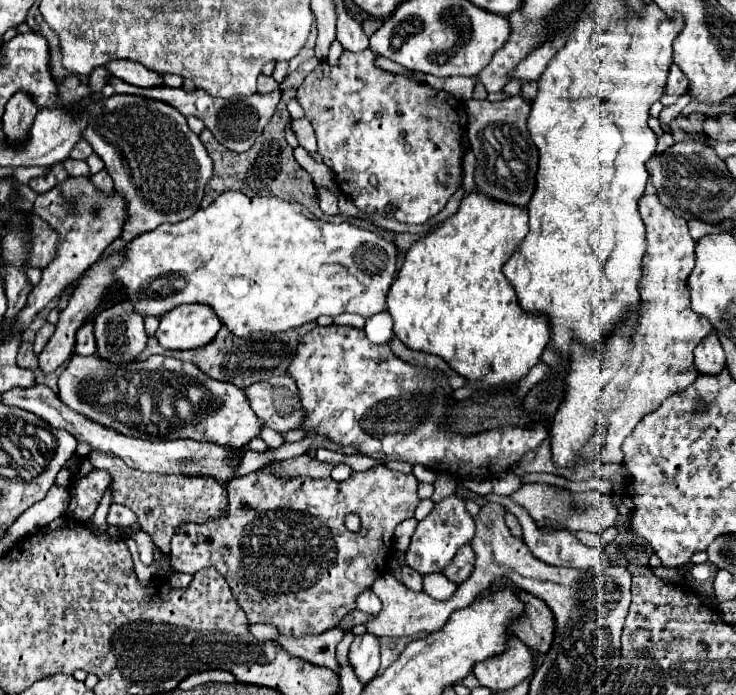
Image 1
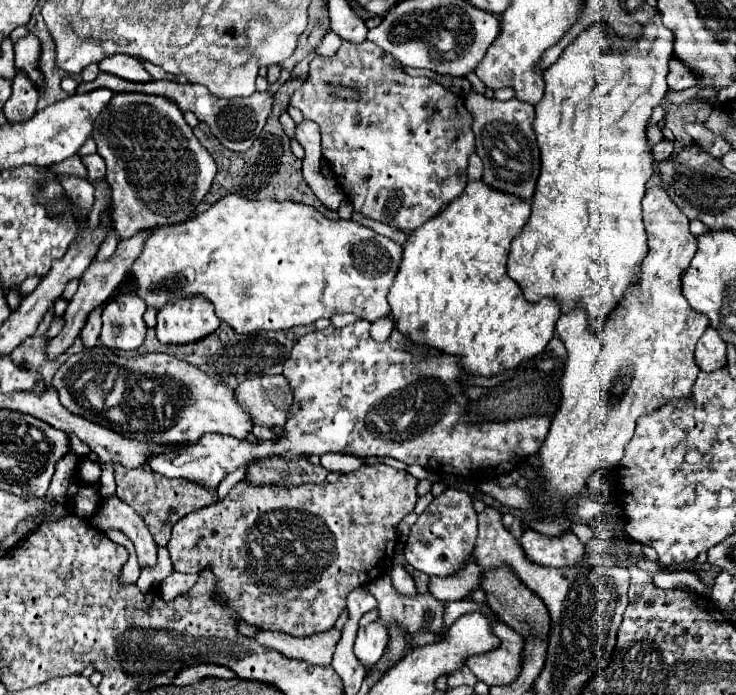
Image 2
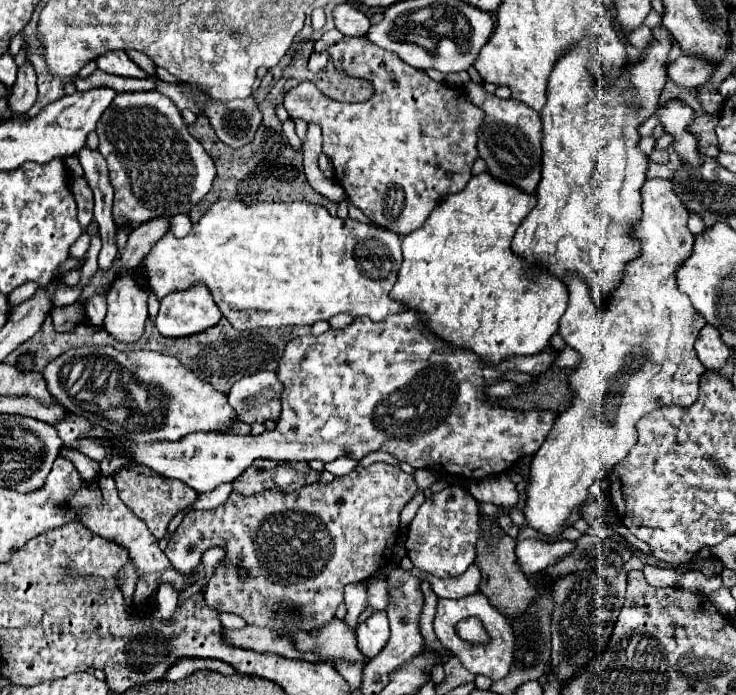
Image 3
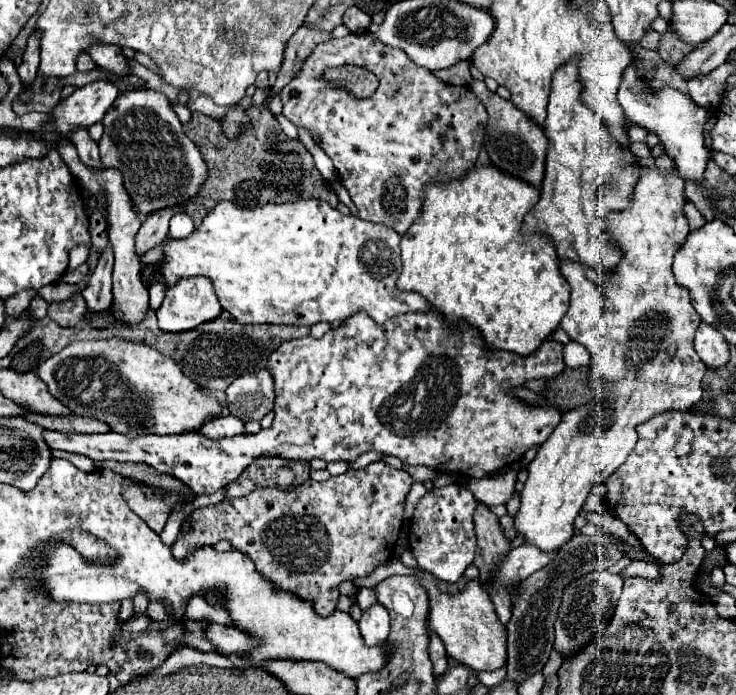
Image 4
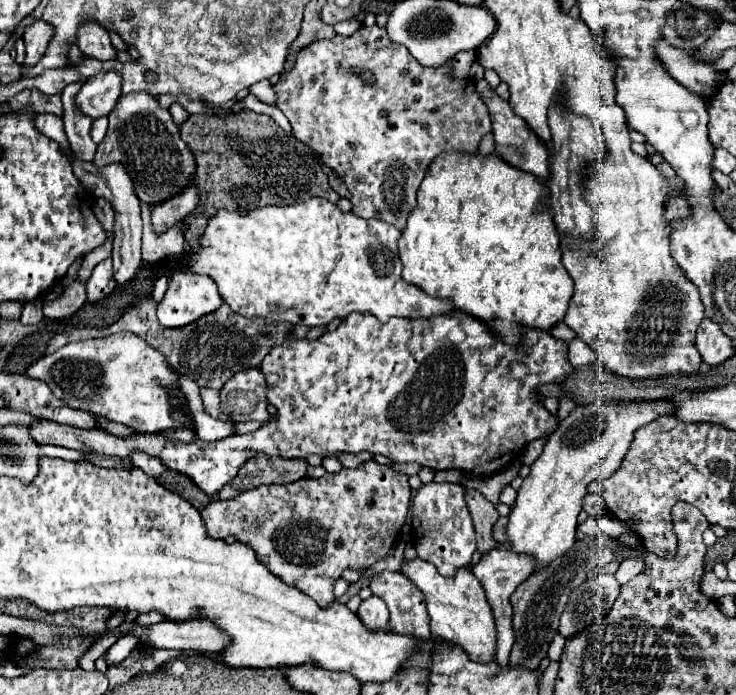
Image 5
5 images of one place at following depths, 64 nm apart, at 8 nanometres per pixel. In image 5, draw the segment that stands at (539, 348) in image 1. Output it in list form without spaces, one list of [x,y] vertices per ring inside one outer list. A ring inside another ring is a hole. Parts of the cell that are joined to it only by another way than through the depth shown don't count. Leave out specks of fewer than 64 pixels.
[[[462,152],[438,156],[420,184],[418,206],[398,240],[404,264],[402,280],[434,298],[452,300],[454,310],[484,320],[504,344],[520,344],[520,328],[552,330],[566,316],[574,284],[562,266],[560,236],[556,234],[552,214],[542,208],[546,198],[548,188],[544,184],[508,166],[496,154],[486,158]]]

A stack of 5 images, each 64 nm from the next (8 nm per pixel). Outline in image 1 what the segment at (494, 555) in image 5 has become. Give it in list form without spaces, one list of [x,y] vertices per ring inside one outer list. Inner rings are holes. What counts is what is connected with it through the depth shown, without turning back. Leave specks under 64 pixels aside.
[[[486,494],[484,498],[486,498],[488,502],[502,504],[508,512],[512,512],[512,514],[518,518],[518,522],[520,522],[520,526],[522,526],[522,530],[524,530],[524,542],[526,542],[526,546],[530,548],[530,552],[532,552],[538,560],[542,560],[542,562],[546,562],[546,564],[552,564],[552,566],[570,566],[570,568],[608,568],[608,566],[612,564],[612,560],[608,558],[608,554],[606,554],[604,550],[584,546],[572,532],[566,532],[566,530],[542,532],[542,530],[534,524],[534,520],[532,520],[530,514],[526,512],[526,508],[518,506],[518,504],[516,504],[514,500],[510,500],[508,496]]]

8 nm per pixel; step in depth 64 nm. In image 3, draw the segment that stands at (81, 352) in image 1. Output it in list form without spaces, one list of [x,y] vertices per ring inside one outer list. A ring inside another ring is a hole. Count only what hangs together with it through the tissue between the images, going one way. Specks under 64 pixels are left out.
[[[94,296],[88,300],[88,308],[86,308],[86,318],[88,318],[88,326],[94,330],[102,328],[102,320],[106,316],[106,296]]]

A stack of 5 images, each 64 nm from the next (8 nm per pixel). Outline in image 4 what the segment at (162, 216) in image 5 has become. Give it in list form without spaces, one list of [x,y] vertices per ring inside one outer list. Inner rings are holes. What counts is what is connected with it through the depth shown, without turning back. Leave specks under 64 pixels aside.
[[[166,208],[146,216],[140,232],[136,234],[136,252],[140,252],[140,258],[148,252],[148,248],[154,248],[168,236],[168,222],[176,212],[182,212],[182,208]]]

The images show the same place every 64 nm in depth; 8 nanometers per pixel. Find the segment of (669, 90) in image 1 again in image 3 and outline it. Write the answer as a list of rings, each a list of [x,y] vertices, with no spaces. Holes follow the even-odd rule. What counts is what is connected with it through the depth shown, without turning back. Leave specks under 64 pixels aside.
[[[678,56],[668,64],[668,78],[682,88],[696,88],[710,80],[716,66],[708,60],[698,60],[692,56]]]

